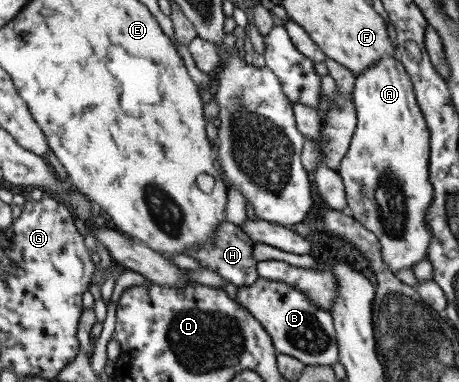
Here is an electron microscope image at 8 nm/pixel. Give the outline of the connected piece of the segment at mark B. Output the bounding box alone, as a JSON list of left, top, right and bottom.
[237,276,337,366]

